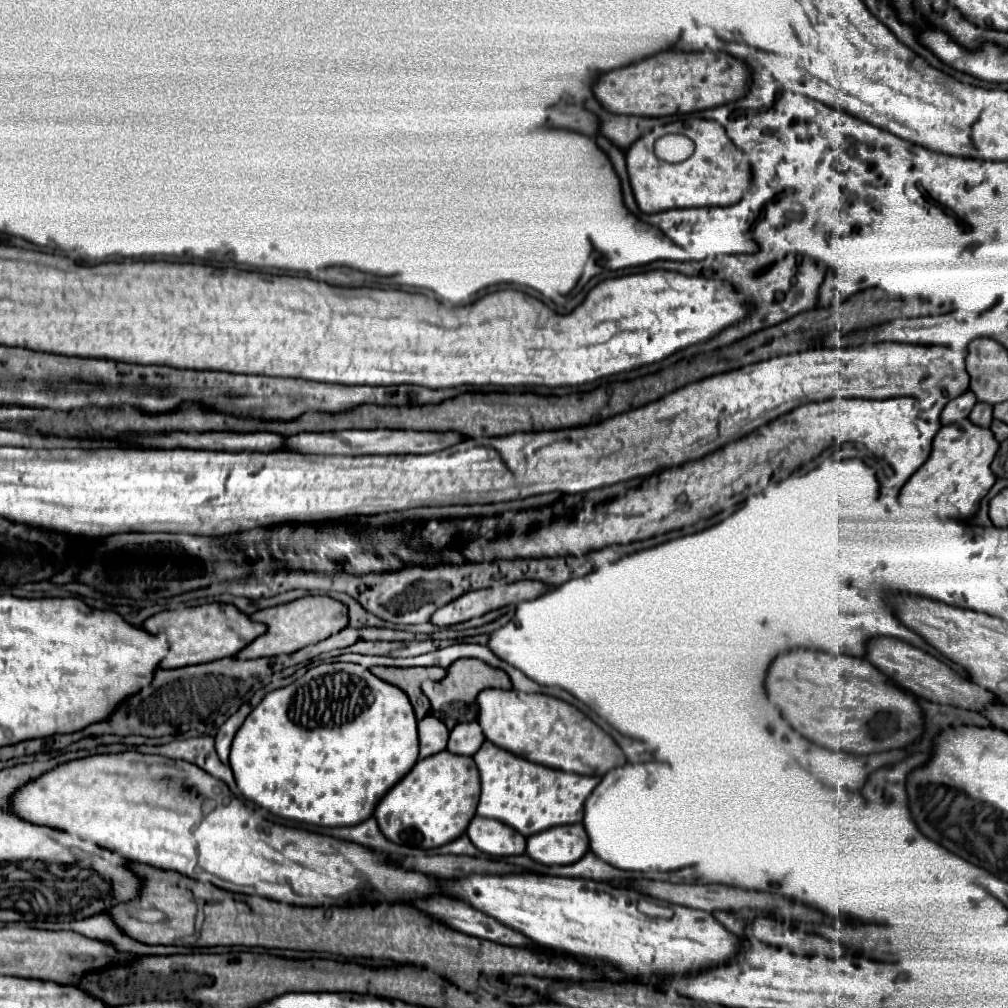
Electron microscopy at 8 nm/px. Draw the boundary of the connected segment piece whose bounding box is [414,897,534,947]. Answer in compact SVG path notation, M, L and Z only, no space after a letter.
M428 897L424 901L414 903L418 909L430 913L434 919L440 919L448 927L462 931L466 935L474 935L480 939L490 939L502 945L514 945L514 947L526 947L534 943L530 937L516 933L514 929L506 929L500 921L494 917L488 917L486 913L480 913L478 909L470 907L466 901L460 899L448 899L448 897Z

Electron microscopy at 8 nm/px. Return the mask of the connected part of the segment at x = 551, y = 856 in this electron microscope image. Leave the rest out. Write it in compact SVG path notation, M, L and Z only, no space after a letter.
M582 823L560 825L528 837L526 853L542 865L570 865L588 851L588 835Z

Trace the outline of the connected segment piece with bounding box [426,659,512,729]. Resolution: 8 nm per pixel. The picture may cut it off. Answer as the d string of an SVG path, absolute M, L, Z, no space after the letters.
M462 659L456 661L454 667L448 669L448 675L444 681L430 681L426 685L426 695L432 701L432 715L442 719L444 725L448 725L448 729L454 729L456 723L464 723L464 721L476 721L476 697L482 689L486 687L506 687L512 689L512 681L510 677L496 667L486 665L484 661L478 659Z

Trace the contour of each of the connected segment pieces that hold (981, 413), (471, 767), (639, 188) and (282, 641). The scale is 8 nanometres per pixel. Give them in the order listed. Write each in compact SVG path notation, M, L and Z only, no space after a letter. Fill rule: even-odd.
M976 403L972 413L968 415L968 419L974 423L974 425L980 425L980 427L990 427L992 423L992 407L986 405L986 403Z
M442 751L420 759L412 771L386 793L374 817L390 841L418 849L434 849L458 839L466 831L466 825L476 815L478 797L480 773L474 759Z
M710 119L674 121L642 135L628 151L626 165L634 197L644 213L660 213L682 207L726 207L738 203L750 189L752 167L746 155L726 135L724 127ZM668 133L680 133L694 141L694 153L680 163L666 163L654 155L654 141Z
M308 595L308 597L290 601L290 603L284 603L284 605L276 605L276 607L270 607L270 609L256 611L252 615L252 619L260 621L260 623L266 623L268 631L262 637L258 637L256 641L252 641L236 657L256 659L256 657L268 657L268 655L294 653L294 651L298 651L306 645L328 639L330 635L342 631L348 625L348 607L344 603L332 599L332 597L312 597L312 595Z

